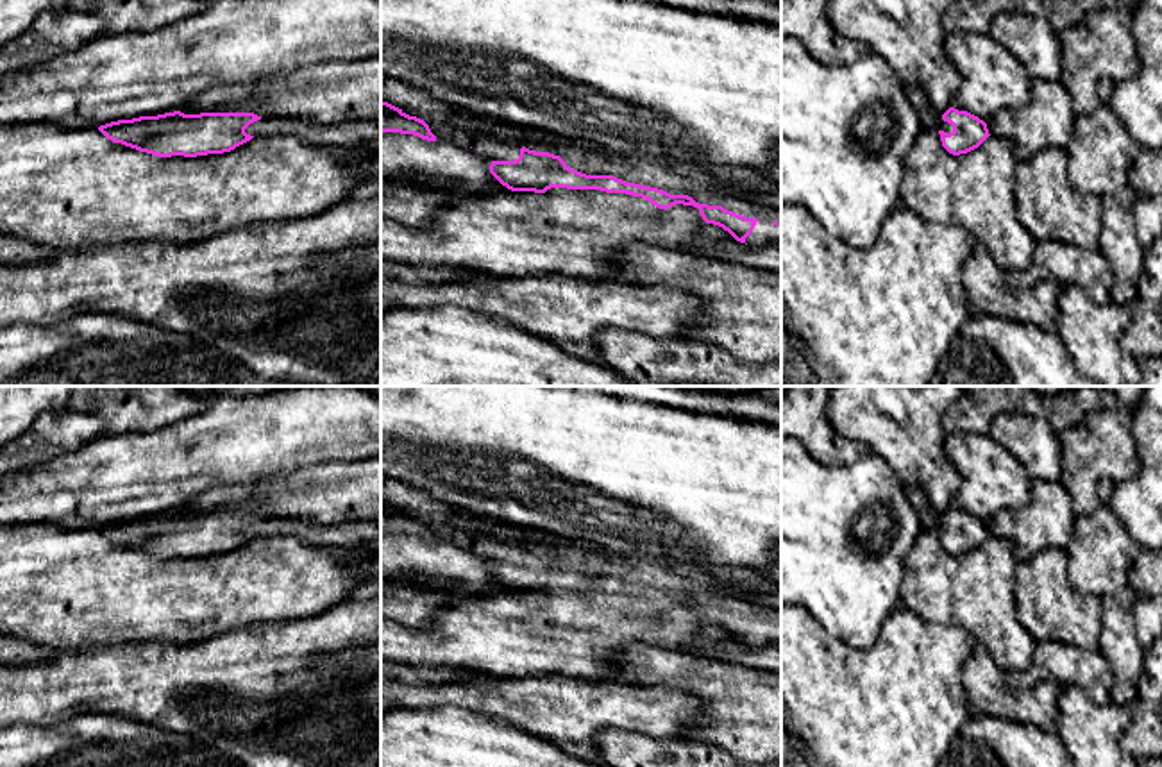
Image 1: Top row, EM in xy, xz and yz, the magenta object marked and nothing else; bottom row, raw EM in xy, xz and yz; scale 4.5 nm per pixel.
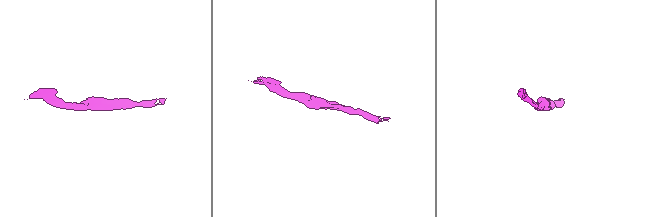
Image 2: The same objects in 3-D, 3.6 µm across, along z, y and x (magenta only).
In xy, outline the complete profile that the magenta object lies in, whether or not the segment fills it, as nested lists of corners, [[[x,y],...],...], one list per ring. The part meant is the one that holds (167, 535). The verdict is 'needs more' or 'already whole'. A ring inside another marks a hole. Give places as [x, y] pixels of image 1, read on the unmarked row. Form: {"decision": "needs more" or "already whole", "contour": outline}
{"decision": "needs more", "contour": [[[181,511],[100,526],[113,544],[159,558],[231,552],[252,538],[288,535],[311,545],[381,554],[381,529],[366,522],[322,524],[307,517],[261,518],[254,513]]]}

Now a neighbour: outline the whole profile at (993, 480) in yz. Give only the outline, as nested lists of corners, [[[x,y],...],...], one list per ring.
[[[947,434],[946,452],[960,474],[951,508],[985,524],[1001,510],[1019,510],[1030,501],[1031,479],[1023,465],[985,434]]]

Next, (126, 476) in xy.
[[[297,386],[256,397],[216,397],[202,413],[163,429],[105,434],[46,463],[0,477],[0,527],[46,524],[68,529],[181,511],[197,493],[216,485],[254,483],[327,461],[381,456],[381,397],[349,386]]]

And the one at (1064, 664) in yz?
[[[1048,640],[1037,644],[1031,665],[1037,674],[1060,687],[1073,683],[1094,703],[1110,703],[1114,672],[1099,651],[1085,651],[1069,644]]]

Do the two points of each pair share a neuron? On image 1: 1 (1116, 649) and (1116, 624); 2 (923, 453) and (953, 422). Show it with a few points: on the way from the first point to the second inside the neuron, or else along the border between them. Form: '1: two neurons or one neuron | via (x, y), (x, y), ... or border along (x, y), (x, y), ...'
1: one neuron | via (1116, 644), (1116, 630)
2: two neurons | border along (953, 404), (943, 415), (943, 429), (946, 433)

